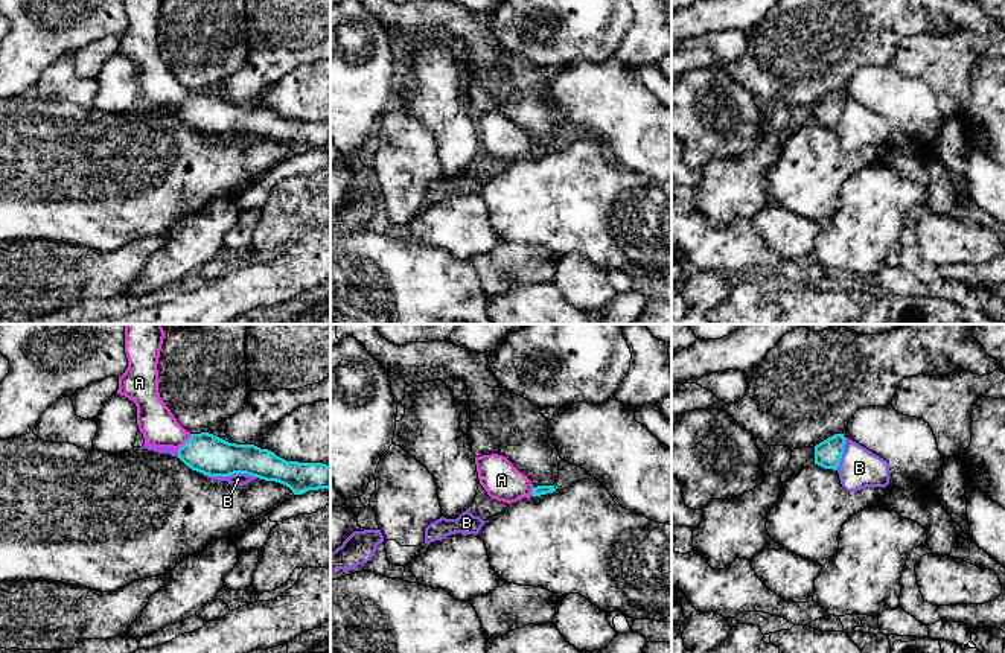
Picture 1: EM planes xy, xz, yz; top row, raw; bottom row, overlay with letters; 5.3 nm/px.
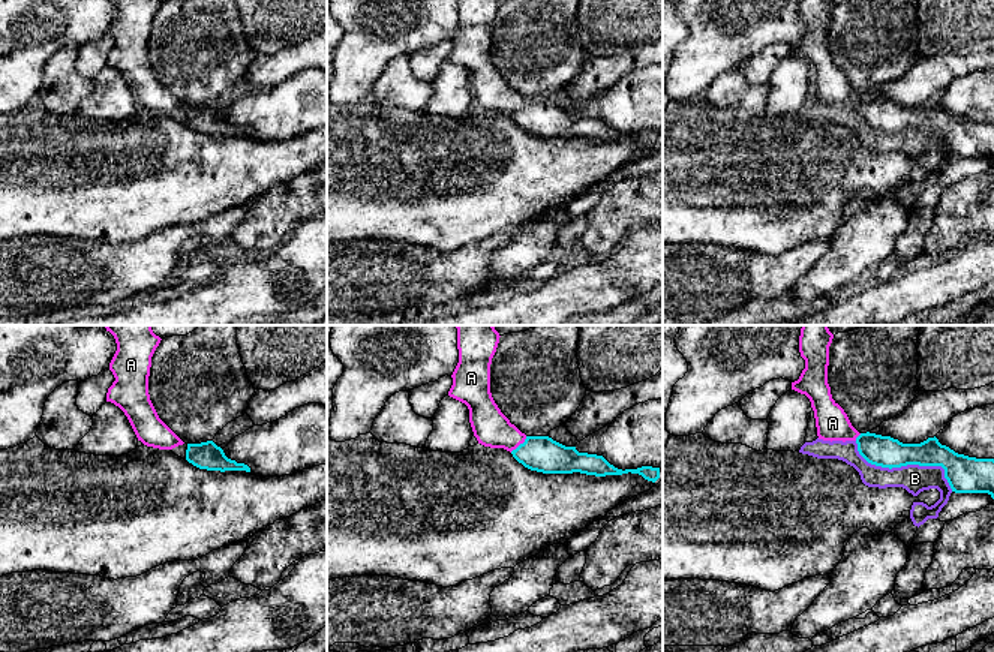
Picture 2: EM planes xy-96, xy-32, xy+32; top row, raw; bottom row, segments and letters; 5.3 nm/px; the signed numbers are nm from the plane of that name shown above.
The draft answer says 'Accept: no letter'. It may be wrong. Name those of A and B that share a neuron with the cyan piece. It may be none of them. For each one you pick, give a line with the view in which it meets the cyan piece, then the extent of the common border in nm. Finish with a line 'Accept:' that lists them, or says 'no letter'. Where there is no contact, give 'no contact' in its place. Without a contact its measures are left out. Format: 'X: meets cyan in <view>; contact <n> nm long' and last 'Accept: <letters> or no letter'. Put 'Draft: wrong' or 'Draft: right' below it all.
A: meets cyan in xy; contact 120 nm long
Accept: A
Draft: wrong

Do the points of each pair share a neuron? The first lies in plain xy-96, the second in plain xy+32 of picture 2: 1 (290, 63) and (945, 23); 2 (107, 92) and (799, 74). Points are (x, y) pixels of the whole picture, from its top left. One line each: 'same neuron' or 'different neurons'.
1: different neurons
2: same neuron

